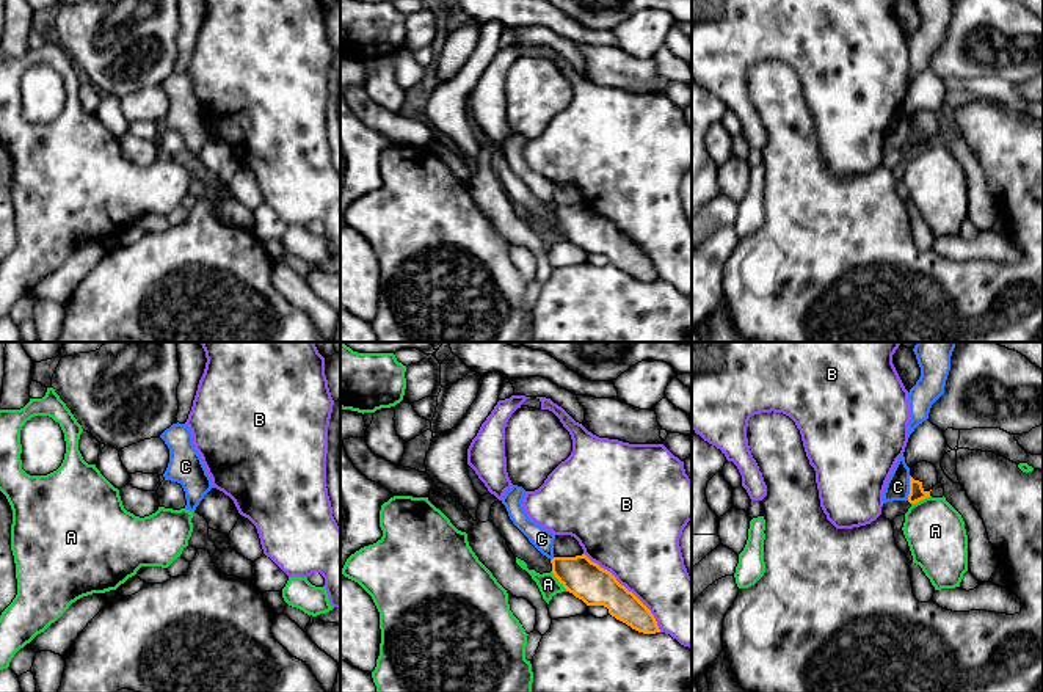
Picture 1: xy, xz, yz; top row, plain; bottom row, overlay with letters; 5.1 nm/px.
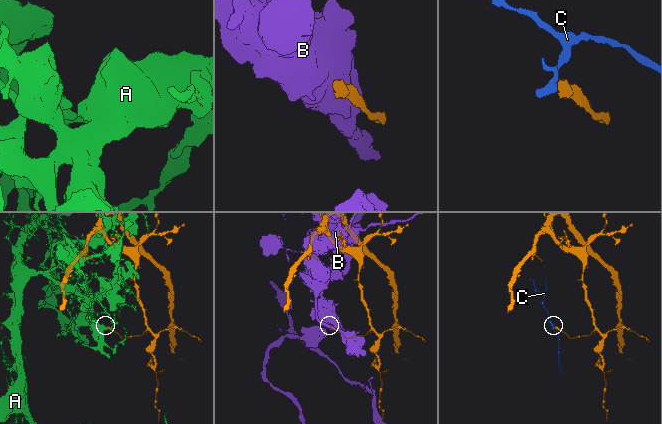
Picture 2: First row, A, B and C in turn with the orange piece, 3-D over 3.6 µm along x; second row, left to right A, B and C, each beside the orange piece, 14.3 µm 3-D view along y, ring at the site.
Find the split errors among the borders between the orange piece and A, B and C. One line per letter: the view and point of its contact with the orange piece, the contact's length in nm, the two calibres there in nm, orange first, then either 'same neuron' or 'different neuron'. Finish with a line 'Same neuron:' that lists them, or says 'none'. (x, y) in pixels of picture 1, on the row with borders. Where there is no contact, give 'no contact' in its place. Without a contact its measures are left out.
A: meets orange in xz at (559, 581); contact 130 nm long; 200 nm thick on the orange side, 110 nm on the other; different neuron
B: meets orange in xz at (626, 589); contact 550 nm long; 200 nm thick on the orange side, 420 nm on the other; different neuron
C: meets orange in yz at (910, 488); contact 130 nm long; 80 nm thick on the orange side, 130 nm on the other; different neuron
Same neuron: none

